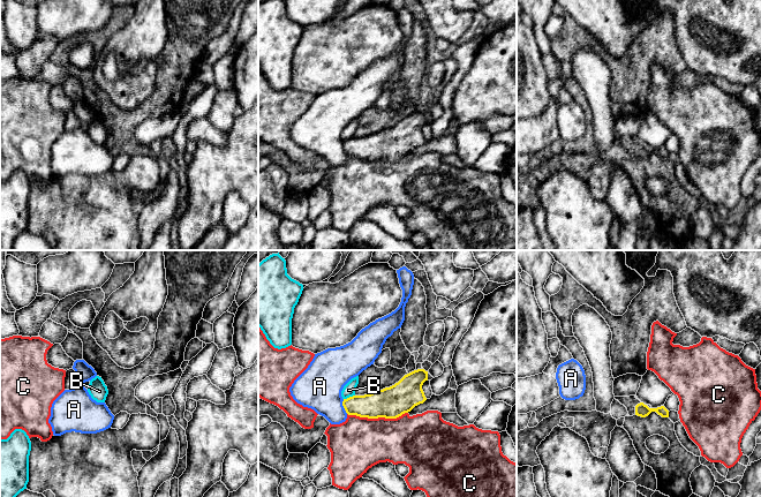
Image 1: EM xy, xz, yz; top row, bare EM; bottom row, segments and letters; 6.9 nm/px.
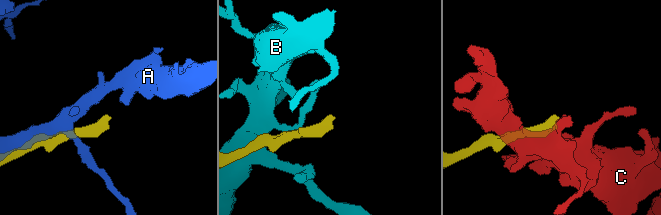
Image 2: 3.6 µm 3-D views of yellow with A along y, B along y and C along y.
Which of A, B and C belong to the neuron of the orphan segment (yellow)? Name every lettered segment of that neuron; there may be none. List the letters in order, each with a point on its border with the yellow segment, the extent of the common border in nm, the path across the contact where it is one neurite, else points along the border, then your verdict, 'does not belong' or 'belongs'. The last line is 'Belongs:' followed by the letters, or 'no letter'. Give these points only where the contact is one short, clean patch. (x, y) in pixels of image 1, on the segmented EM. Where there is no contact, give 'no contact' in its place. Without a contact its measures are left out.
A: meets yellow in xz at (343, 405); contact 110 nm long; does not belong
B: meets yellow in xz at (349, 397); contact 90 nm long; does not belong
C: meets yellow in xz at (377, 418); contact 420 nm long; border along xz (407, 412), (396, 418), (360, 418), (347, 414); does not belong
Belongs: no letter

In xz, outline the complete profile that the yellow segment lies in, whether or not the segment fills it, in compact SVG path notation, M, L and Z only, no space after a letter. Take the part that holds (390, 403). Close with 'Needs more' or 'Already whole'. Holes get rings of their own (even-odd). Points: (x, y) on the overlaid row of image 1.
M424 361L421 369L405 375L390 387L344 399L342 406L346 413L368 419L397 419L410 412L427 400L422 385L428 381L428 371L431 366L431 362Z. Needs more

